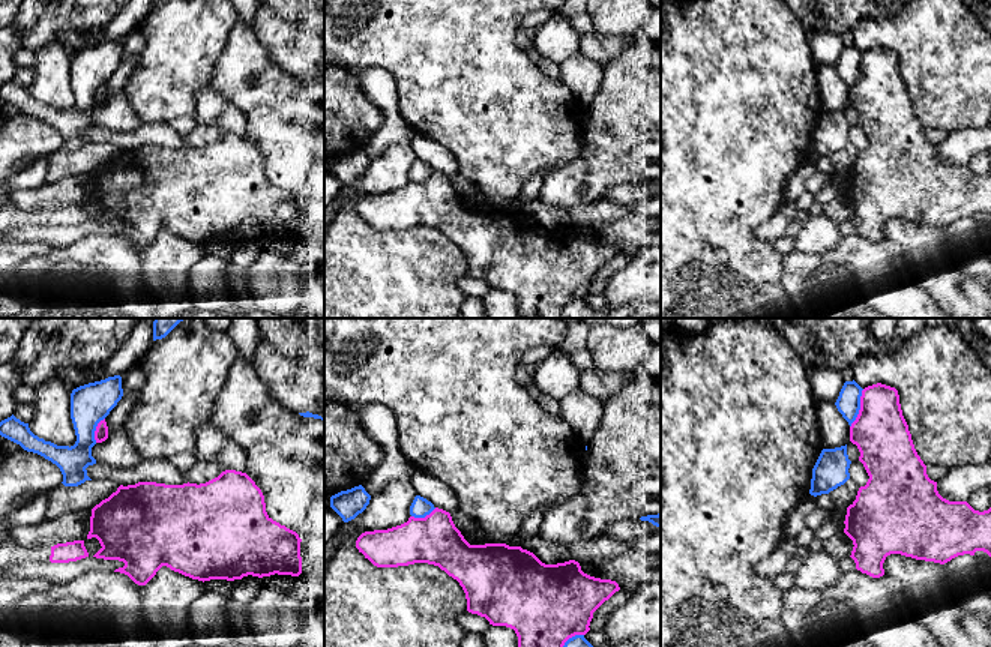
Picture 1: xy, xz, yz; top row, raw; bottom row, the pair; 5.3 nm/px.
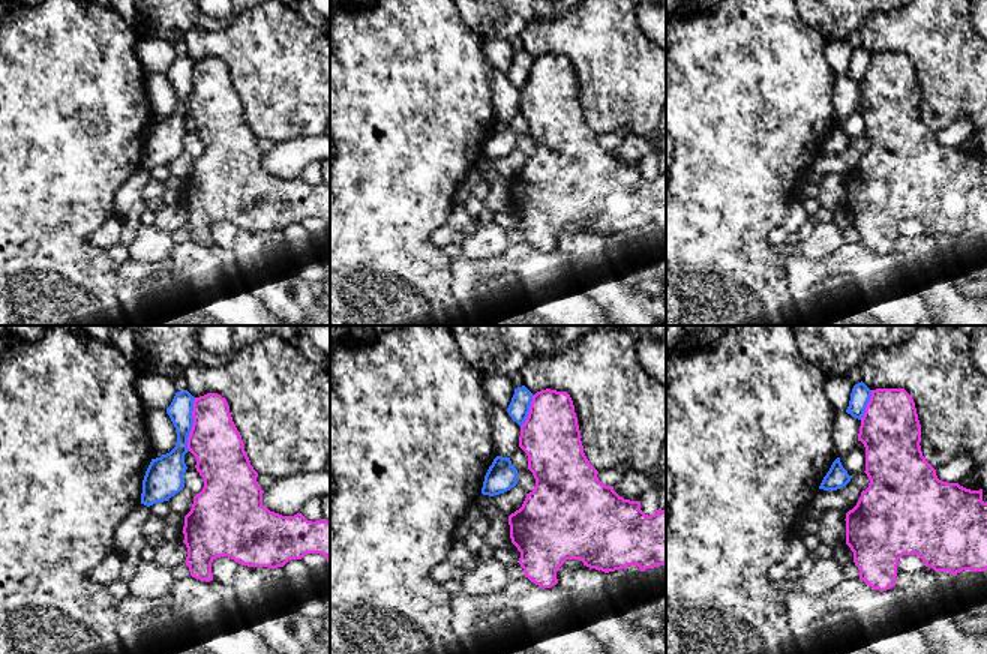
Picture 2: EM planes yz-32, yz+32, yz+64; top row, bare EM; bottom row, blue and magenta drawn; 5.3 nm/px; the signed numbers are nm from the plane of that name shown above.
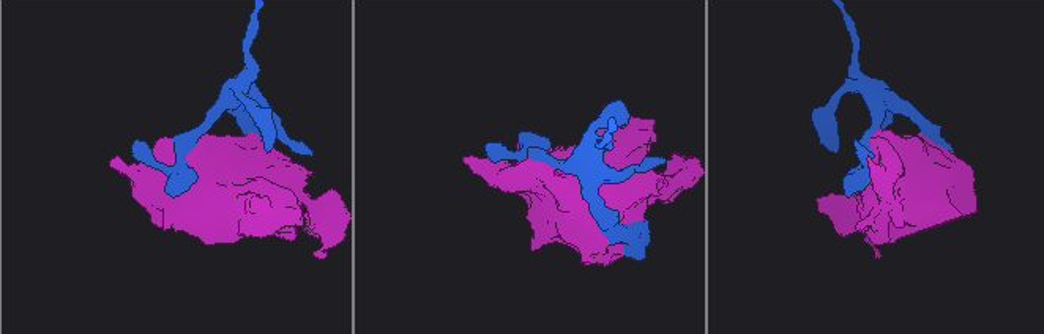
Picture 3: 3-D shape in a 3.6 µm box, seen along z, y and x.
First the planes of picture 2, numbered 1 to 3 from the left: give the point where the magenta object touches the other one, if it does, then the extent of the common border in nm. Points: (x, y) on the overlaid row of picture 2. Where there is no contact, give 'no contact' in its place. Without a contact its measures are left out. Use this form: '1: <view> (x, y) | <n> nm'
1: yz-32 (192, 423) | 300 nm
2: yz+32 (528, 411) | 190 nm
3: yz+64 (866, 405) | 170 nm

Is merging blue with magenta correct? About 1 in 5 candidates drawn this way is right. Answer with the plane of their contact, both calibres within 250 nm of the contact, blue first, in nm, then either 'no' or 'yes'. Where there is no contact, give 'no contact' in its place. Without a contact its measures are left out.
yz | 130/300 nm | no

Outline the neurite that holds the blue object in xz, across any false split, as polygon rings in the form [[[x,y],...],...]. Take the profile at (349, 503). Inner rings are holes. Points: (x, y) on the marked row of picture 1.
[[[362,485],[341,491],[330,497],[330,507],[342,518],[344,522],[354,519],[369,504],[371,495]]]

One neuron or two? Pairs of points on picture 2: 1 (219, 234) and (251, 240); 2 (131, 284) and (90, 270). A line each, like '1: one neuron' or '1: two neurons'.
1: one neuron
2: two neurons

